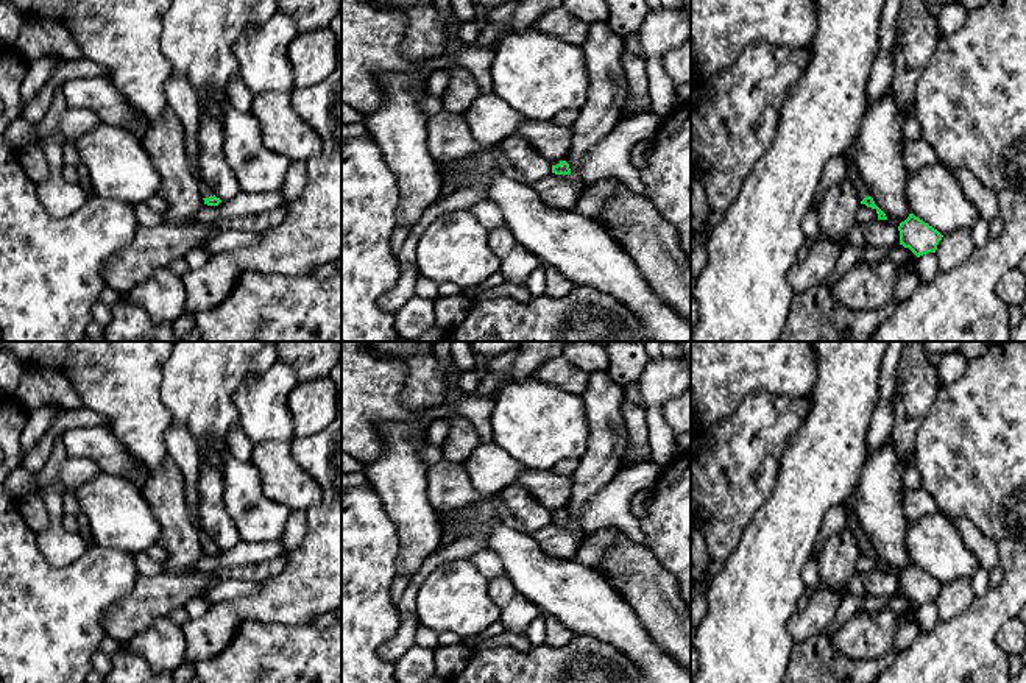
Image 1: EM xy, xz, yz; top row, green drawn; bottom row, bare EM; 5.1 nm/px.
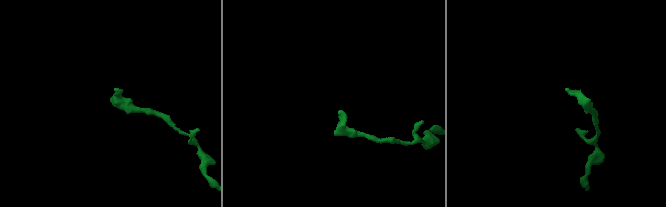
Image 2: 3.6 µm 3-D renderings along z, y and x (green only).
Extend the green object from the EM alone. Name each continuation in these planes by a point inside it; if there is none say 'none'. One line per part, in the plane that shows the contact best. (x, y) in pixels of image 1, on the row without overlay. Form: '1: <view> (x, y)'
1: xy (181, 446)

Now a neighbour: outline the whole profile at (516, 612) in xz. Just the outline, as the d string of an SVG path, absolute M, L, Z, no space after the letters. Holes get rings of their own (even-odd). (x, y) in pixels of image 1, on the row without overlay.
M505 575L490 580L488 591L501 608L499 621L504 624L505 632L524 635L529 625L543 614Z

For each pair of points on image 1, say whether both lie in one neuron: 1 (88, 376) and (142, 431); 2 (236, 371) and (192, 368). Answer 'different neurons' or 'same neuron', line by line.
1: same neuron
2: same neuron

